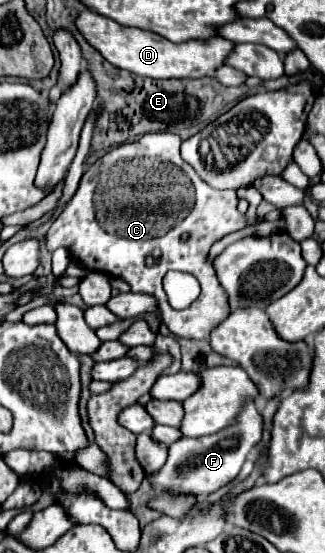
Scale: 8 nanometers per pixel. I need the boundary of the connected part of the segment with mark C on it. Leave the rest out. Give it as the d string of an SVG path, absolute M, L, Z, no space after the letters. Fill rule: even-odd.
M159 132L159 134L145 134L137 142L121 144L107 152L101 160L97 160L81 178L75 196L67 202L61 216L53 222L51 230L47 232L47 248L53 252L59 246L65 246L89 272L101 272L107 276L119 276L129 282L133 292L145 292L159 300L163 324L177 336L177 338L193 338L193 340L207 340L211 330L221 324L229 316L229 302L227 292L217 280L213 262L209 260L209 248L225 238L231 232L243 230L249 226L247 216L239 214L237 210L237 194L233 190L213 190L207 186L195 170L179 156L179 136ZM189 232L189 242L181 242L179 236ZM169 270L181 270L193 274L201 284L199 298L185 310L175 310L169 306L167 294L163 290L163 276Z

